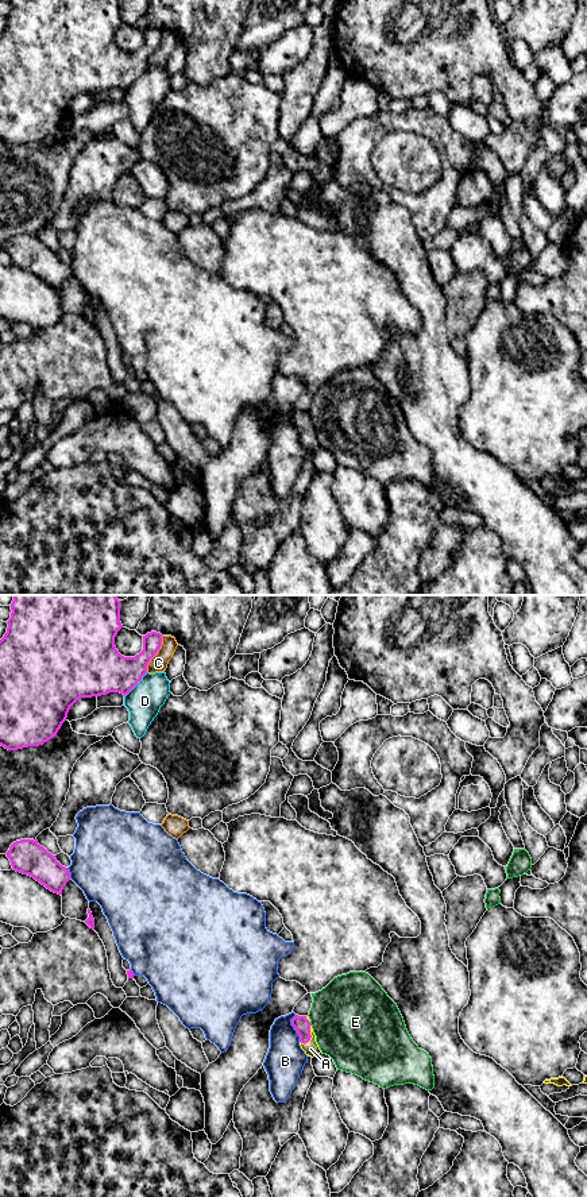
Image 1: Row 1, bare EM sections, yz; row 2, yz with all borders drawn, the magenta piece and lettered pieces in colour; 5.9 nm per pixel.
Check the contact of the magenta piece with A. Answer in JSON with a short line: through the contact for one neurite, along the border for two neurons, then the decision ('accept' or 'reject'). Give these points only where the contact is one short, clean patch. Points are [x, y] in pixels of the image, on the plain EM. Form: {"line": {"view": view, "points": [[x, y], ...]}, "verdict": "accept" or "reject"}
{"line": {"view": "yz", "points": [[301, 420], [311, 431], [311, 444]]}, "verdict": "accept"}

